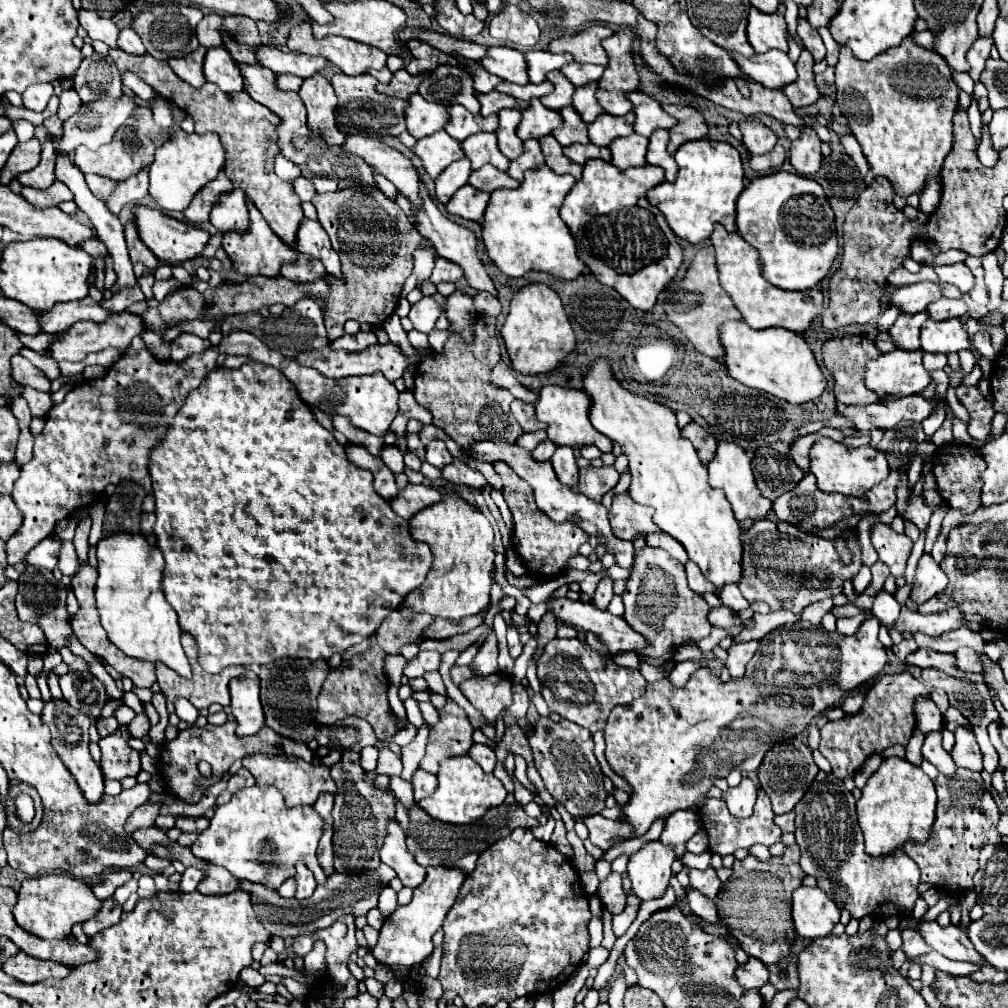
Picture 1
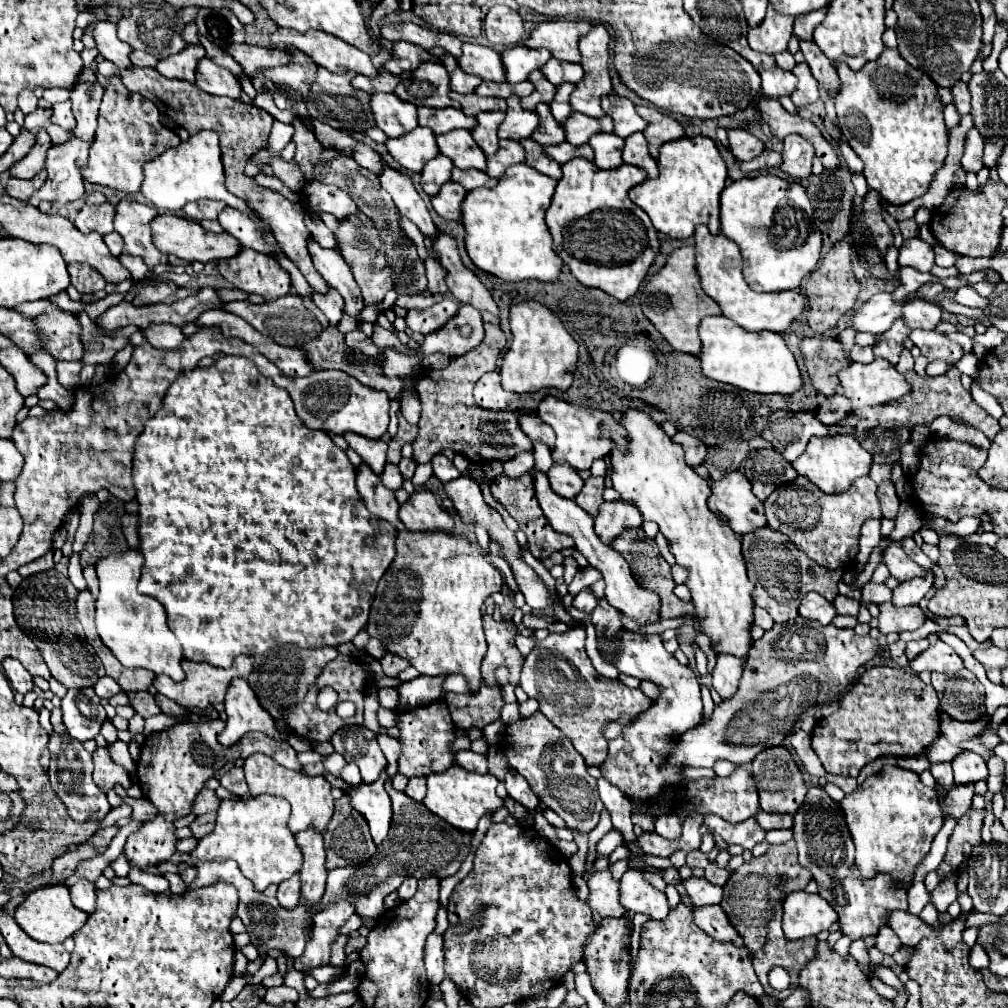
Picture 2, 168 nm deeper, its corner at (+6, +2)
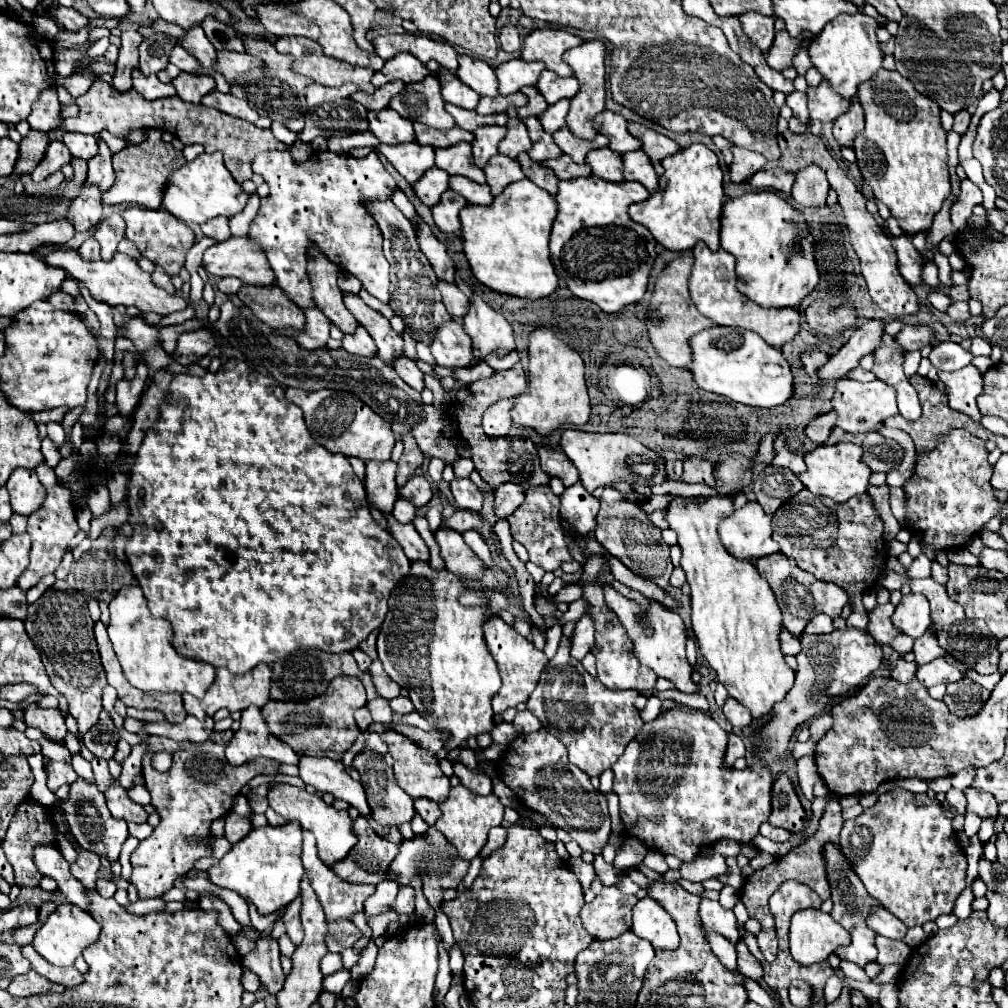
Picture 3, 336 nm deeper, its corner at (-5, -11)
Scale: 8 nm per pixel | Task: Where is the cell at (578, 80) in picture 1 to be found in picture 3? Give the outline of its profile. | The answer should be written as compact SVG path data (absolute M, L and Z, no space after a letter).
M543 70L535 88L539 88L547 104L555 104L561 98L573 98L579 90L579 82L575 78L559 78L557 74Z

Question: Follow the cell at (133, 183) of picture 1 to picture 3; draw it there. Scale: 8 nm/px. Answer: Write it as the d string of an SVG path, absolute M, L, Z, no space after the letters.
M87 238L77 252L83 256L83 260L99 260L99 244L95 238Z

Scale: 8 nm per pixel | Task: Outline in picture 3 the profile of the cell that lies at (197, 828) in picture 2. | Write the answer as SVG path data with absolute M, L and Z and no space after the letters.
M235 812L225 816L225 838L229 842L233 842L233 844L243 840L243 836L247 836L247 832L251 832L251 828L253 826L247 822L247 818L243 818L243 816L235 814Z

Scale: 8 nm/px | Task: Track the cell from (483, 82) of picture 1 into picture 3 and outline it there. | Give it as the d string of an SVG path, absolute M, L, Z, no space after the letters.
M439 68L439 78L441 78L445 102L455 104L459 108L467 108L467 110L473 110L477 106L481 96L477 92L471 92L471 88L463 86L459 80L455 80L455 74L451 74L445 68Z

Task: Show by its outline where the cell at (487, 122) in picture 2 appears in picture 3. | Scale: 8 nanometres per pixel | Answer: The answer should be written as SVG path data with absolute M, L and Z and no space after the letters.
M483 126L483 128L477 128L475 132L475 140L473 140L473 164L483 168L487 164L487 160L491 156L497 154L497 146L499 142L503 140L503 136L507 134L507 128L505 126Z

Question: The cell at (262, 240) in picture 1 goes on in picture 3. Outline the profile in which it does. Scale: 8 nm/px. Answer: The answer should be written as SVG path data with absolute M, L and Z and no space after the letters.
M243 286L239 290L239 300L255 312L255 316L269 324L271 328L293 328L303 330L305 314L299 310L297 304L293 304L281 288L257 288L257 286Z

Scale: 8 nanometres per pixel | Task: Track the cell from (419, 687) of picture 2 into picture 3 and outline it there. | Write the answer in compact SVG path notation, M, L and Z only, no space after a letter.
M397 696L397 698L393 698L393 700L389 702L389 706L391 706L391 710L393 710L395 714L399 714L399 716L403 716L403 714L409 714L409 712L413 710L413 704L411 704L411 700L409 700L409 698L403 698L403 696Z

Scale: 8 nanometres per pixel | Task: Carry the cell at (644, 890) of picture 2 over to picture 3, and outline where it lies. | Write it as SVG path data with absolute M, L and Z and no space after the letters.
M649 896L639 900L633 908L633 926L631 930L651 942L651 946L659 950L675 950L679 948L677 926L671 916Z

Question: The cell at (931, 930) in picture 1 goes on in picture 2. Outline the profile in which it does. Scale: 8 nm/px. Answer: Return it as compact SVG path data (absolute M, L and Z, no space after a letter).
M892 911L888 917L888 925L896 931L904 945L912 947L916 947L920 939L934 935L934 929L928 923L924 923L918 915L912 915L908 911Z

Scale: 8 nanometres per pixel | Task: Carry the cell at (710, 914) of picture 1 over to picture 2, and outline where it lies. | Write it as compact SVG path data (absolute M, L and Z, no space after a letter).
M712 905L712 907L694 907L694 923L706 931L708 935L712 935L718 941L734 941L734 945L742 947L744 941L742 937L736 933L736 929L730 925L726 913L722 911L720 905Z

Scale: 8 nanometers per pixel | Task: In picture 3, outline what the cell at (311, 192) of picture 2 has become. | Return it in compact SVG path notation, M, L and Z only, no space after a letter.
M275 150L255 156L251 166L253 172L263 176L265 182L269 184L271 202L261 202L257 218L251 222L249 236L257 240L265 250L267 260L275 270L277 286L283 288L283 292L287 294L287 298L291 298L291 302L295 302L303 310L313 306L311 282L307 276L307 252L313 246L317 246L317 250L323 252L343 272L355 276L371 296L379 298L381 302L389 302L389 264L381 250L383 238L379 236L379 226L375 224L373 216L367 212L365 204L371 200L391 198L391 192L397 190L397 184L393 176L383 168L379 154L375 150L365 158L353 158L351 154L333 154L329 150L323 150L323 152L315 152L305 162L295 162L289 152Z

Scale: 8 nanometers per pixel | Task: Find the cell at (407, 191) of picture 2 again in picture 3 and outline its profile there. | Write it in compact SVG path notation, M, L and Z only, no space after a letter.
M419 220L419 236L417 236L417 242L419 242L419 248L423 250L423 254L427 256L427 260L431 262L435 274L439 280L447 280L447 282L453 282L455 278L455 268L453 268L453 262L443 246L443 242L439 242L431 228Z

